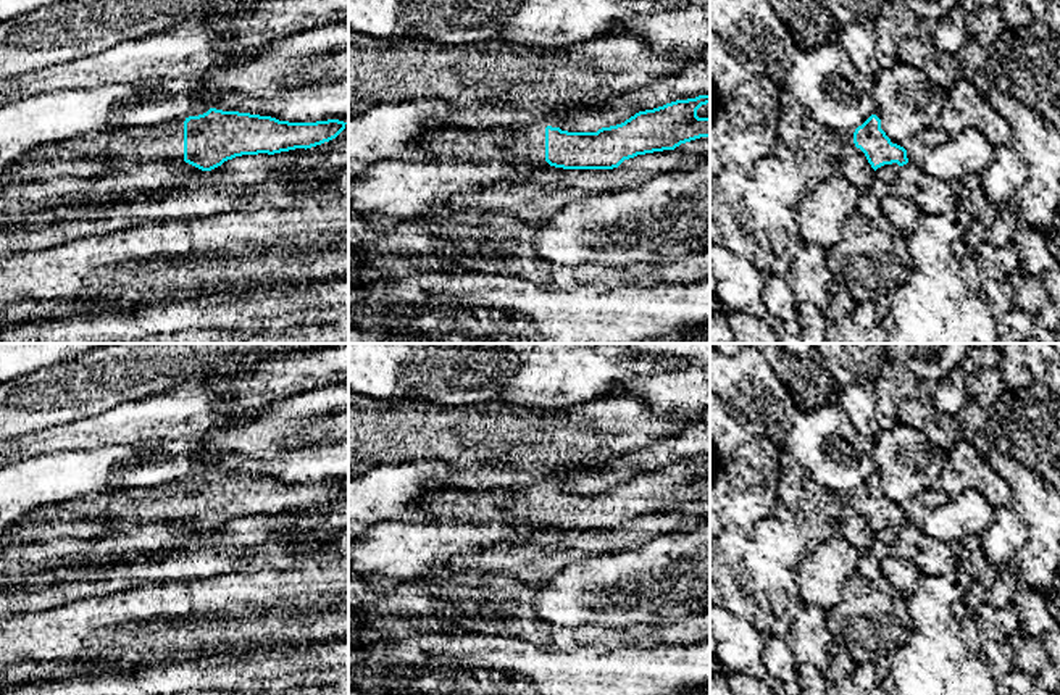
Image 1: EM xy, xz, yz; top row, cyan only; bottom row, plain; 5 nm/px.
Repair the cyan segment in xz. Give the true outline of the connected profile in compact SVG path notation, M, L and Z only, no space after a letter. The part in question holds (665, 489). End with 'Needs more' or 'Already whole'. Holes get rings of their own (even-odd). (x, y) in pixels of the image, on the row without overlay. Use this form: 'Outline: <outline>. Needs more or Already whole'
Outline: M710 456L676 461L653 471L639 472L624 484L602 489L597 493L561 492L553 479L495 490L447 490L429 497L428 511L434 518L449 516L469 524L526 522L534 529L550 526L563 531L613 531L637 516L674 511L681 505L710 498L710 479L697 477L697 471L707 464L710 464Z. Needs more

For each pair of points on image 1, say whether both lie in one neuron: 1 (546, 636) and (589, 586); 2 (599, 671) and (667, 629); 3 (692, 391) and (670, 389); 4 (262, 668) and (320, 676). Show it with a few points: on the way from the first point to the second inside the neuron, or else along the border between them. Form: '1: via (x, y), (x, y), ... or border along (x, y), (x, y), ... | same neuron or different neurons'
1: border along (538, 589), (534, 613), (552, 626) | different neurons
2: border along (660, 642), (692, 644) | different neurons
3: via (688, 391), (675, 391) | same neuron
4: via (276, 668), (305, 668) | same neuron

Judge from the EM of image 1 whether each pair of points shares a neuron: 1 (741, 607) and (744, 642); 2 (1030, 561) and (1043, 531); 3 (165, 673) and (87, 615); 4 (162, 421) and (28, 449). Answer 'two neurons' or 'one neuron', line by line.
1: two neurons
2: one neuron
3: two neurons
4: one neuron

